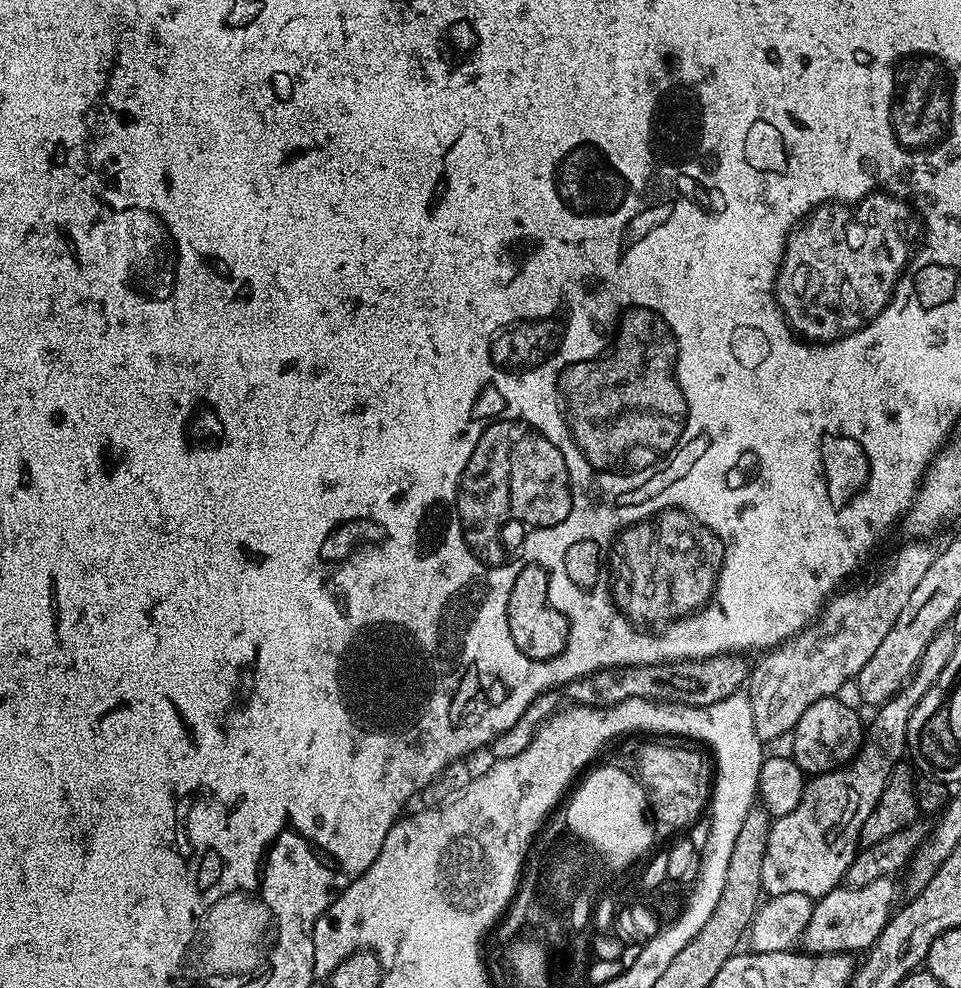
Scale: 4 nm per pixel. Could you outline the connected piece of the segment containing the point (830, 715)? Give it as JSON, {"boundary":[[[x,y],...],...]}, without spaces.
{"boundary":[[[839,695],[827,696],[818,698],[814,706],[806,706],[790,733],[790,755],[806,774],[835,772],[841,766],[851,765],[866,739],[866,728],[863,723],[860,725],[859,714],[840,699]]]}

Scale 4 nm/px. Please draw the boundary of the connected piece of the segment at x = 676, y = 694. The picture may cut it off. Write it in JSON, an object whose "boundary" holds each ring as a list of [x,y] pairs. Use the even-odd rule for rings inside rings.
{"boundary":[[[740,654],[711,656],[705,660],[681,660],[674,664],[653,664],[646,668],[614,668],[594,672],[583,680],[563,685],[562,693],[569,705],[589,704],[592,708],[609,708],[630,698],[662,700],[669,704],[688,704],[692,709],[710,706],[737,695],[750,676],[750,664]]]}

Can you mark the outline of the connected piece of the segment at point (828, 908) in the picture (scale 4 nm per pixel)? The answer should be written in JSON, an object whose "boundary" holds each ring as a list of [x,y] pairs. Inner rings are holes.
{"boundary":[[[878,878],[866,886],[857,888],[841,886],[830,890],[830,894],[819,897],[813,903],[810,922],[806,922],[802,941],[803,951],[813,956],[825,956],[835,952],[863,953],[871,948],[897,907],[896,888],[898,892],[895,879]]]}

